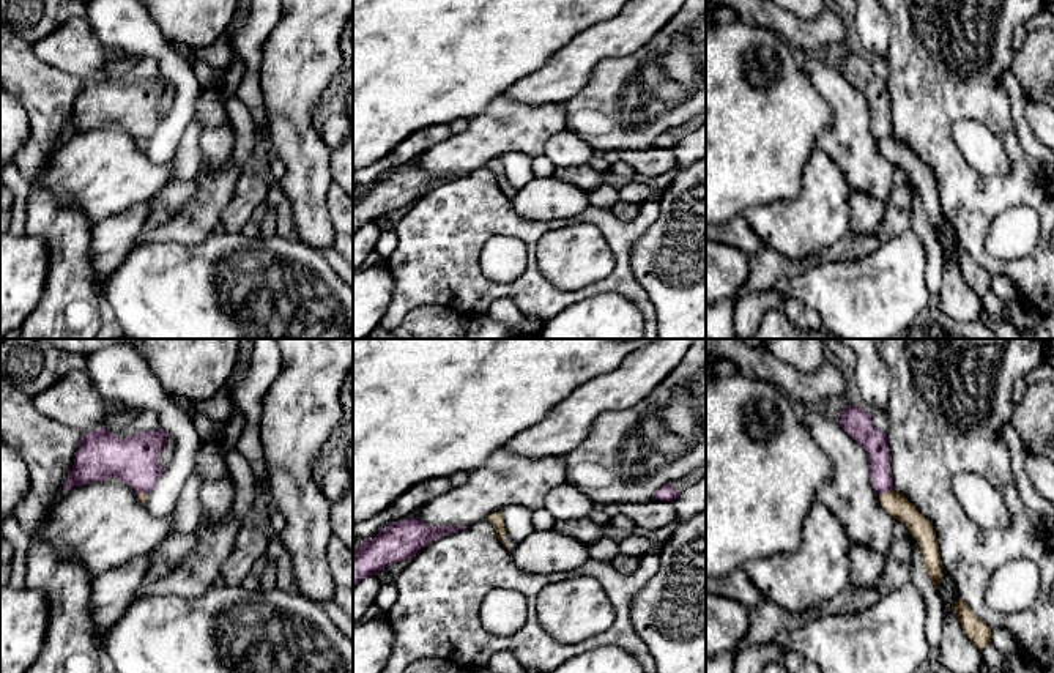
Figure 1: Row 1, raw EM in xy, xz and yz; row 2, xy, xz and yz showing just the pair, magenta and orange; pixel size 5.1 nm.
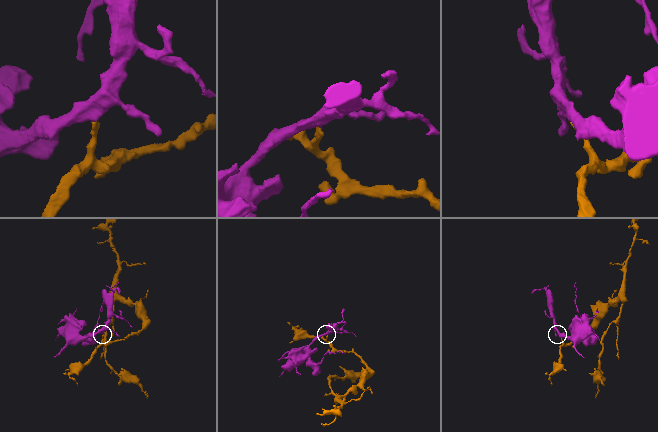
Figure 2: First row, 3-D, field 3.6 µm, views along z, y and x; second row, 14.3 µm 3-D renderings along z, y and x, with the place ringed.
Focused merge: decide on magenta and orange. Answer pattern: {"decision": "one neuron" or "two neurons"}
{"decision": "one neuron"}

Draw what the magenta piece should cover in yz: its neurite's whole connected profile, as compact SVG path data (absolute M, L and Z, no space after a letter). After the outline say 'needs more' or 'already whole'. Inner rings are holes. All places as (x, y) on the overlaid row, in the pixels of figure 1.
M848 405L841 411L841 429L867 452L870 479L879 493L882 508L896 520L903 522L919 542L925 569L934 588L942 578L942 561L936 533L917 508L893 490L892 455L887 435L878 430L873 419L862 408Z; needs more

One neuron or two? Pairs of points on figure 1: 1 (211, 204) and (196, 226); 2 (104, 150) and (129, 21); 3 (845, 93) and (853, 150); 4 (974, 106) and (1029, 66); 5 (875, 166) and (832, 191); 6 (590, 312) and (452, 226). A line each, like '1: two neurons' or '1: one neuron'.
1: one neuron
2: two neurons
3: one neuron
4: two neurons
5: two neurons
6: two neurons

